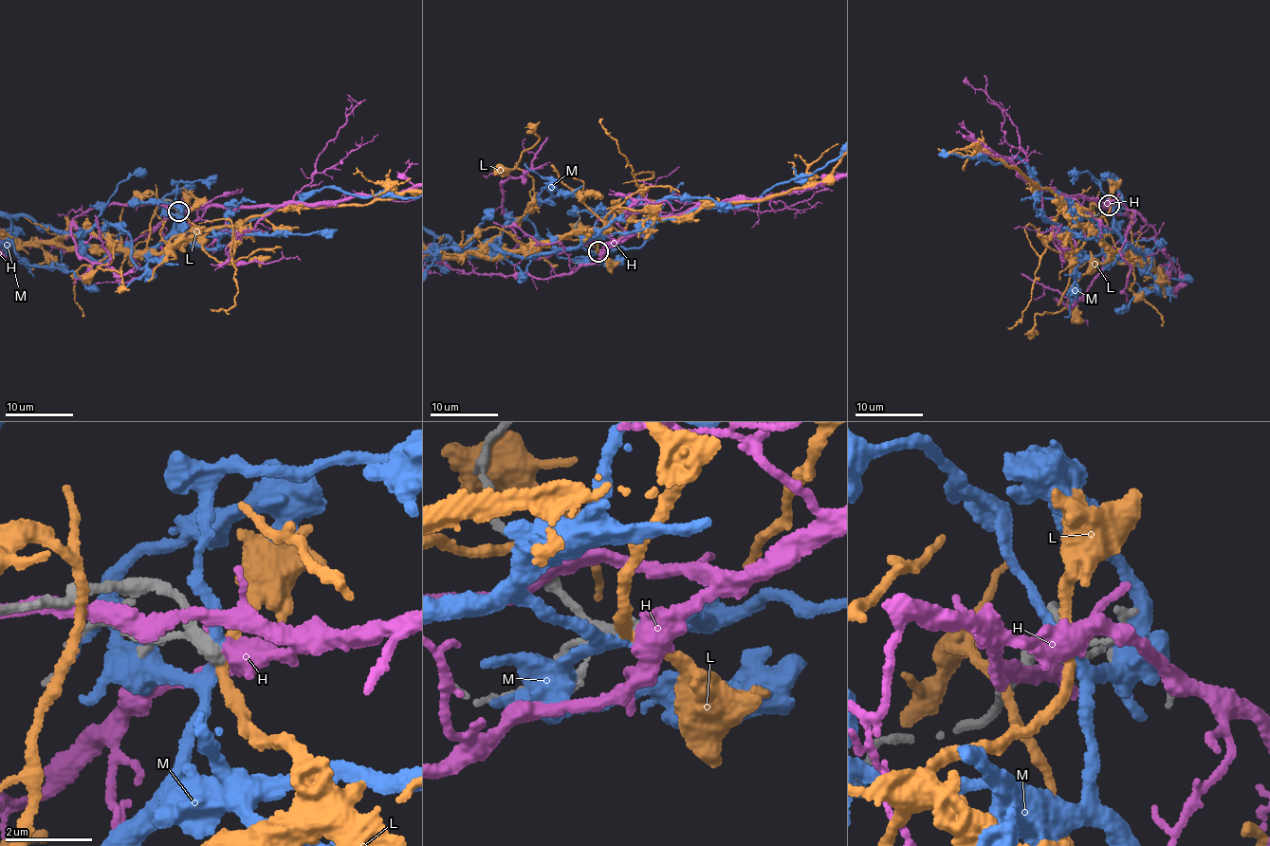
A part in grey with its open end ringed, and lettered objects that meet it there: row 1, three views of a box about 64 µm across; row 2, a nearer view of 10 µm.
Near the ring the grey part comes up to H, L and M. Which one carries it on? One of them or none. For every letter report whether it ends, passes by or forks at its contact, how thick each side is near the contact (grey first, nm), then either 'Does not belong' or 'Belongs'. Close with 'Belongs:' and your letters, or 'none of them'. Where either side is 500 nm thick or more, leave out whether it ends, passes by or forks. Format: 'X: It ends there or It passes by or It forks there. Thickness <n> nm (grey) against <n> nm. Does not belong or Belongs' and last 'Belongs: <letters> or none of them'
H: It passes by. Thickness 240 nm (grey) against 480 nm. Does not belong
L: It passes by. Thickness 220 nm (grey) against 240 nm. Does not belong
M: It forks there. Thickness 240 nm (grey) against 220 nm. Does not belong
Belongs: none of them

